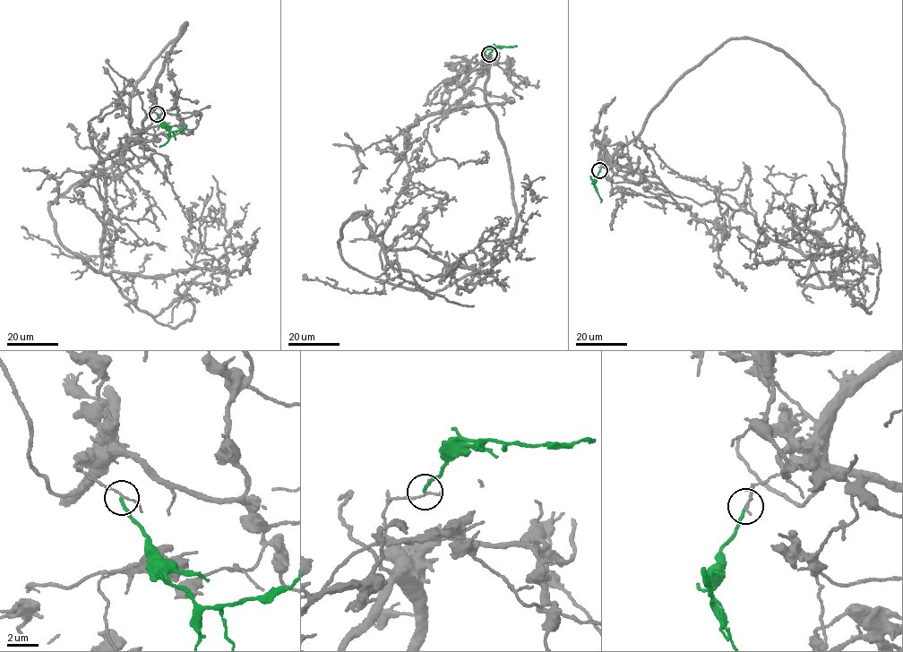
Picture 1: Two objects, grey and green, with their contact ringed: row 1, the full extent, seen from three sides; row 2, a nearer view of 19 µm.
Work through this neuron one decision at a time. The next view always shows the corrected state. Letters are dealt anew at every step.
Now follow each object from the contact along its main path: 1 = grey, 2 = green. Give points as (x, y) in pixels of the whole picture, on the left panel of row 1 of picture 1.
1: (157, 114), (110, 153), (129, 168), (107, 176), (101, 270), (174, 328), (194, 310), (182, 283), (227, 278)
2: (157, 114), (161, 124), (168, 131), (169, 139), (159, 147)

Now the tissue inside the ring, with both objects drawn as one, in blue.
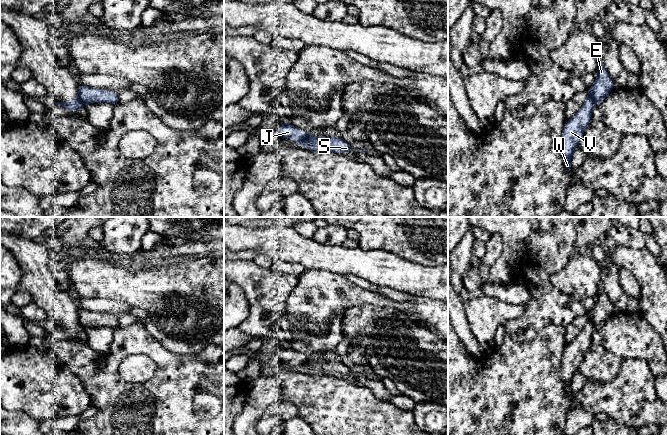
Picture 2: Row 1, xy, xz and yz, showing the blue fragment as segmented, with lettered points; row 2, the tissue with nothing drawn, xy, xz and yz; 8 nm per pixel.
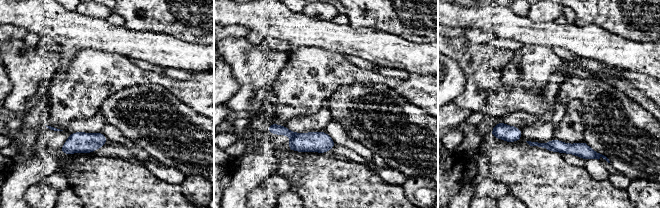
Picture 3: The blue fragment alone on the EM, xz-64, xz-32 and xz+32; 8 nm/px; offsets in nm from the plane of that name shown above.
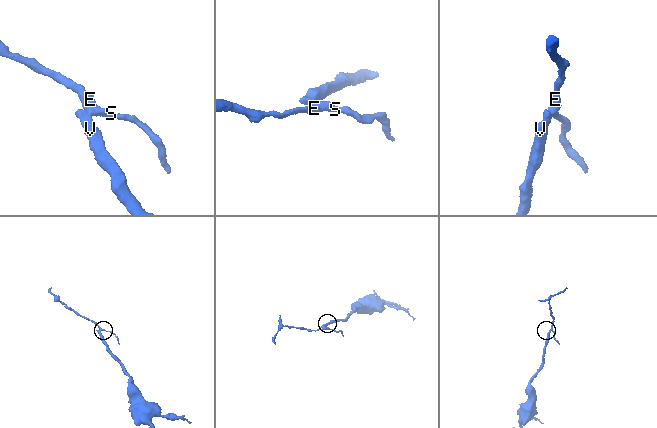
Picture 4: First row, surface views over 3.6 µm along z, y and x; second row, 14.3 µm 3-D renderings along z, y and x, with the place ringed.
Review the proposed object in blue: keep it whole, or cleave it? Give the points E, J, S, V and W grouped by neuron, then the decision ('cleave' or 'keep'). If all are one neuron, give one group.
E S / J V W; cleave

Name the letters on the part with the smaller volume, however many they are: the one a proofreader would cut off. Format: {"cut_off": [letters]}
{"cut_off": ["E", "S"]}

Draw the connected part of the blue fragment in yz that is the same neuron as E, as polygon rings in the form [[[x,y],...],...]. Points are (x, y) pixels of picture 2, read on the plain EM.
[[[601,286],[597,294],[594,308],[588,312],[588,320],[596,328],[602,327],[607,319],[614,313],[613,304],[609,300],[604,288]]]

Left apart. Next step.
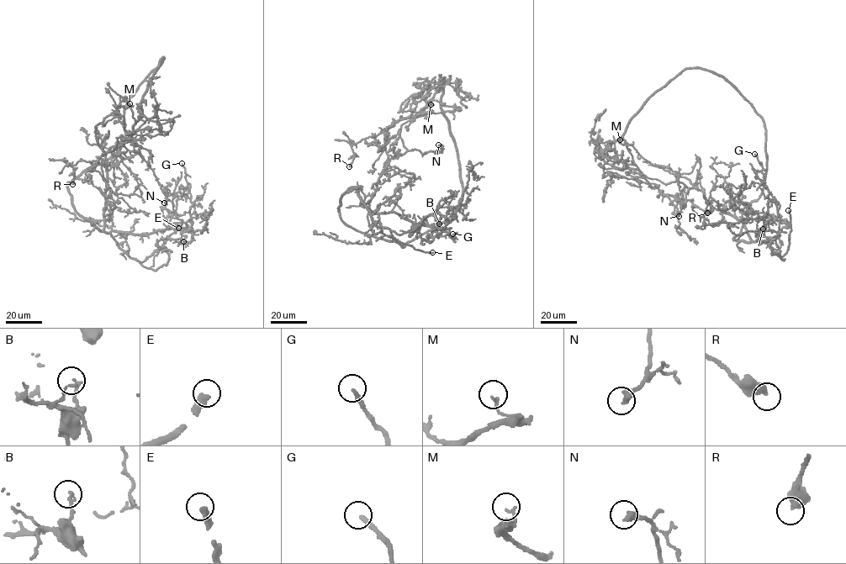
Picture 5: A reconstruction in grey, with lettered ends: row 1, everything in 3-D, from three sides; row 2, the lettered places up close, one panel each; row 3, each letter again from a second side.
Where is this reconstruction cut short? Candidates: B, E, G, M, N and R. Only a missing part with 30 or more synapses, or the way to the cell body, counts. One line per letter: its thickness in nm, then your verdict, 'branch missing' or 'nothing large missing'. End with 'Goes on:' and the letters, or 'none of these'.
B: 150 nm | nothing large missing
E: 360 nm | branch missing
G: 200 nm | branch missing
M: 140 nm | nothing large missing
N: 360 nm | nothing large missing
R: 500 nm | nothing large missing
Goes on: E, G

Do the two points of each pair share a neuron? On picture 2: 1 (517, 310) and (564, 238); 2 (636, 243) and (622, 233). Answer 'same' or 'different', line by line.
1: different
2: same

